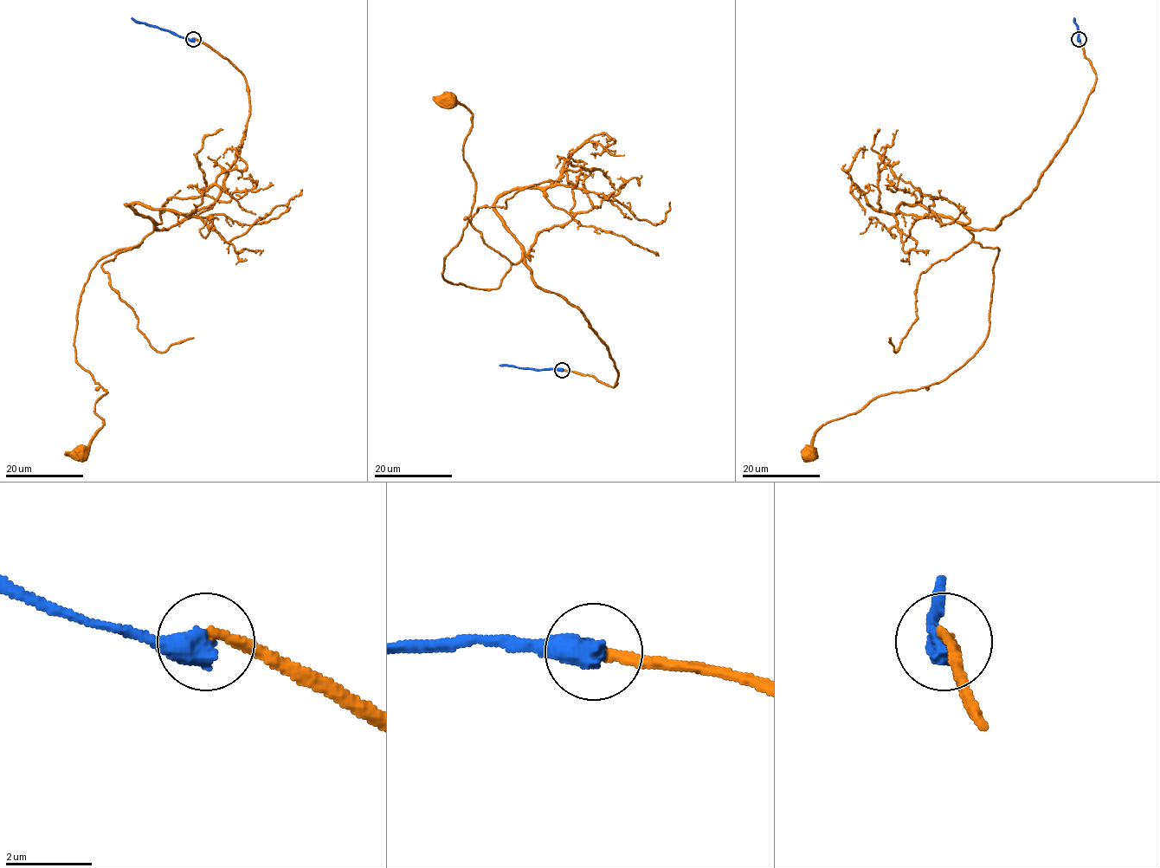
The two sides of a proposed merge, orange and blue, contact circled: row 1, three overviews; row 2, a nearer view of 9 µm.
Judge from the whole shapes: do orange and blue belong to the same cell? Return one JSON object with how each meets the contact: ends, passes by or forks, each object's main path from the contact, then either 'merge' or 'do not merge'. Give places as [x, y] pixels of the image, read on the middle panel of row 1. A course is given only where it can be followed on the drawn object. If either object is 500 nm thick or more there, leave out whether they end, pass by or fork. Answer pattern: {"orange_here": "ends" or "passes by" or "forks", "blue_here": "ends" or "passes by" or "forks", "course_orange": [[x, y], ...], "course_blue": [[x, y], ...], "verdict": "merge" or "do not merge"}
{"course_orange": [[562, 370], [618, 373], [521, 260], [489, 289], [442, 275], [475, 193], [472, 113], [447, 99]], "course_blue": [[562, 370], [499, 365]], "verdict": "do not merge"}

